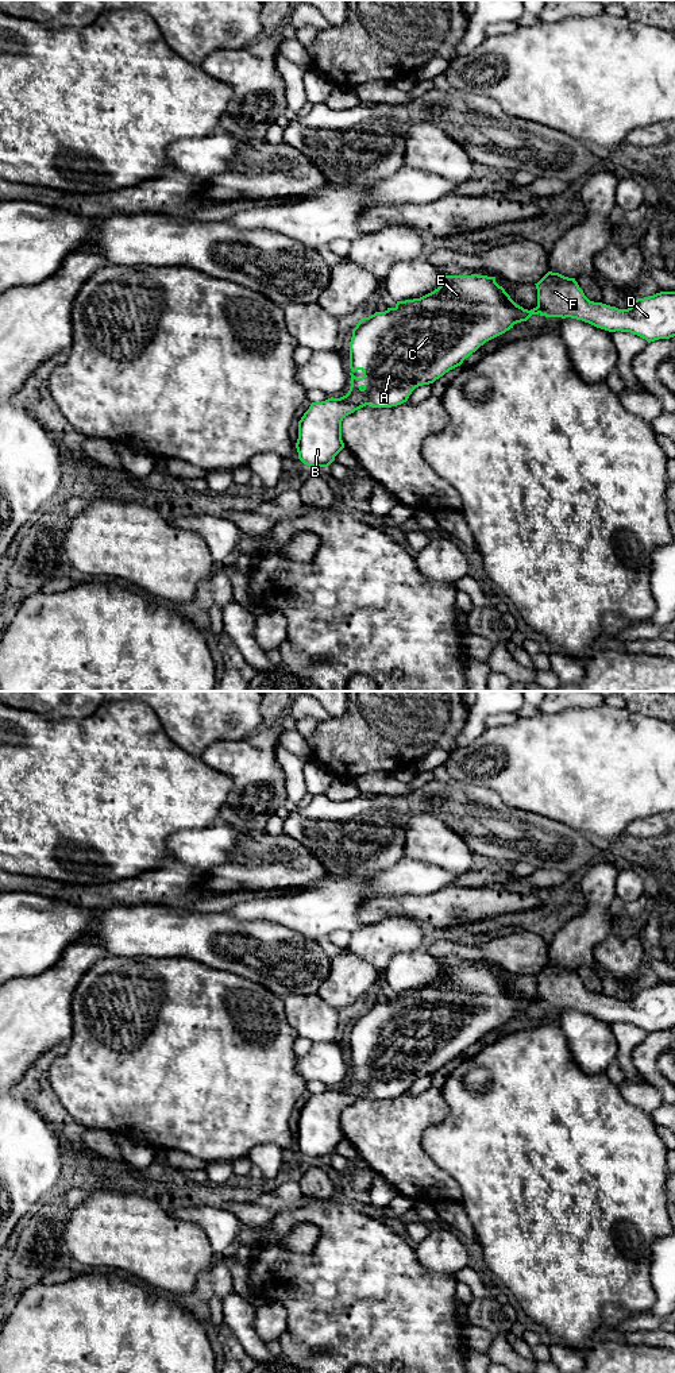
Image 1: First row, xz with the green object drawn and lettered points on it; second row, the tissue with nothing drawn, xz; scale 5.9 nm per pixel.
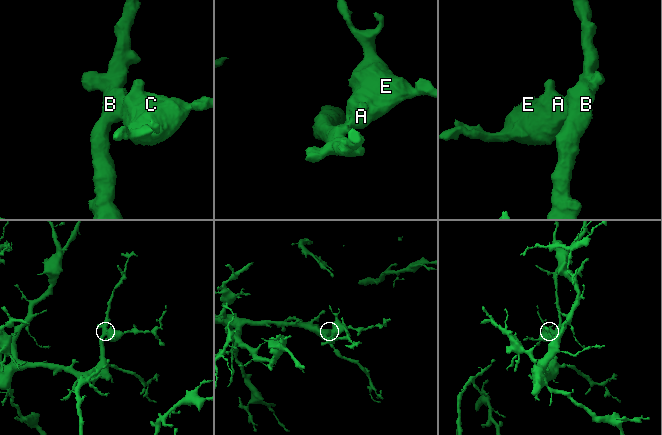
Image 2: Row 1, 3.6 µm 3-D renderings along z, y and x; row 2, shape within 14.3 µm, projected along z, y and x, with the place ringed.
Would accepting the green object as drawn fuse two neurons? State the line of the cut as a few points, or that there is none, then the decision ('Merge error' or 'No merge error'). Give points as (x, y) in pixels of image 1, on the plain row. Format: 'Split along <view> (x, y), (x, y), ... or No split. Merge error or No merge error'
No split. No merge error

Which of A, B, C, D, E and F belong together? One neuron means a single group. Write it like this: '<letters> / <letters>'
A B C D E F

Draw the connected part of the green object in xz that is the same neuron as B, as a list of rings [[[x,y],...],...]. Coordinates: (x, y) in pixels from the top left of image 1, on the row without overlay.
[[[548,963],[535,976],[537,980],[537,998],[528,1002],[528,1000],[524,1000],[522,998],[517,996],[510,990],[510,987],[505,983],[505,980],[495,973],[495,968],[478,967],[478,965],[471,965],[471,967],[446,967],[446,965],[443,965],[443,971],[440,973],[440,977],[437,980],[435,980],[433,983],[431,983],[431,984],[428,984],[420,990],[397,992],[394,999],[387,999],[385,1003],[375,1003],[374,1006],[371,1006],[369,1008],[360,1010],[359,1014],[356,1015],[356,1018],[352,1021],[352,1029],[350,1033],[350,1060],[351,1060],[350,1081],[346,1087],[343,1087],[340,1089],[331,1088],[325,1092],[310,1095],[309,1100],[304,1104],[304,1107],[298,1112],[298,1130],[296,1134],[298,1150],[309,1158],[328,1158],[335,1152],[335,1148],[344,1139],[344,1134],[342,1131],[342,1112],[346,1107],[354,1104],[355,1102],[358,1102],[366,1096],[369,1096],[371,1099],[392,1099],[392,1098],[397,1098],[397,1096],[406,1094],[409,1087],[412,1085],[412,1083],[416,1079],[433,1075],[436,1071],[443,1068],[450,1061],[460,1057],[466,1049],[468,1049],[472,1044],[475,1044],[486,1033],[505,1025],[506,1022],[513,1019],[514,1015],[521,1014],[521,1013],[526,1013],[532,1006],[540,1006],[540,1007],[545,1007],[545,1008],[562,1008],[562,1010],[571,1008],[571,1010],[582,1011],[585,1014],[589,1014],[597,1019],[601,1019],[601,1021],[605,1021],[609,1023],[616,1023],[616,1022],[630,1023],[633,1026],[637,1026],[637,1027],[645,1030],[648,1034],[659,1031],[659,1030],[670,1030],[670,1029],[675,1027],[675,983],[660,983],[660,984],[656,984],[653,987],[637,990],[637,991],[633,991],[633,996],[630,999],[618,1000],[616,998],[610,998],[610,996],[606,996],[602,994],[590,992],[585,987],[583,981],[579,979],[575,969],[568,969],[568,968],[564,968],[559,964]]]

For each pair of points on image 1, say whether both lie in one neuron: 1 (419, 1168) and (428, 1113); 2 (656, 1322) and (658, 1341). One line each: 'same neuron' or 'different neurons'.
1: same neuron
2: different neurons

